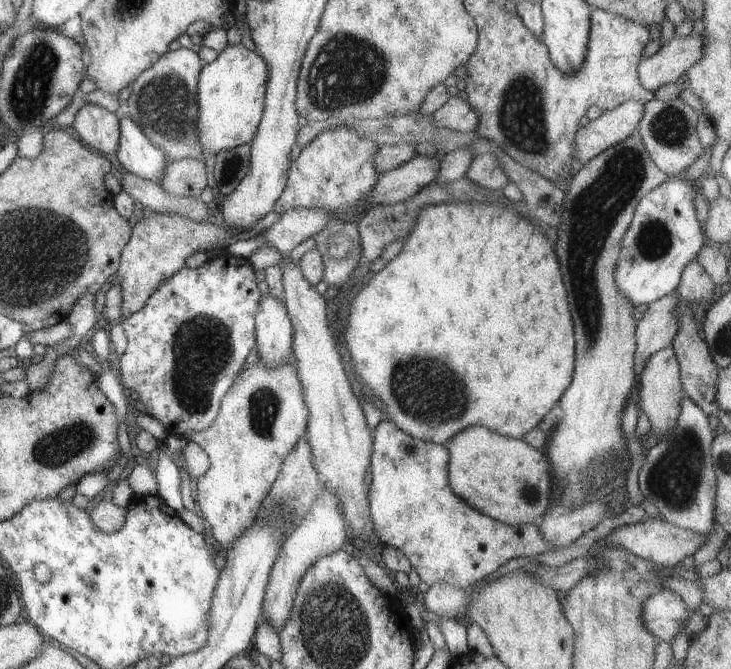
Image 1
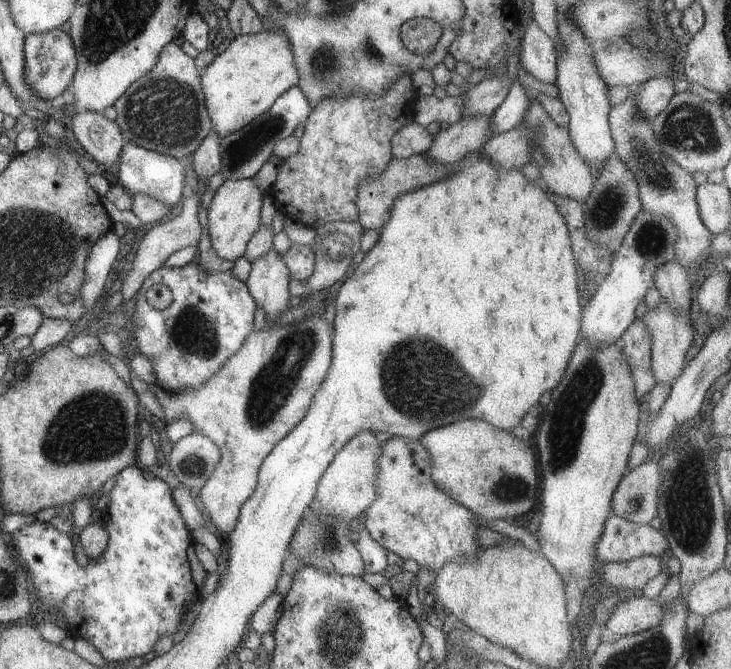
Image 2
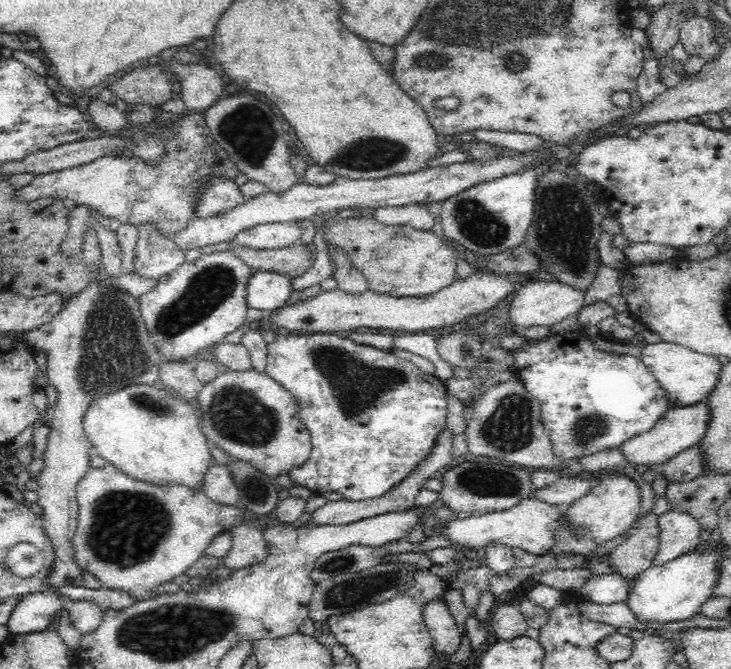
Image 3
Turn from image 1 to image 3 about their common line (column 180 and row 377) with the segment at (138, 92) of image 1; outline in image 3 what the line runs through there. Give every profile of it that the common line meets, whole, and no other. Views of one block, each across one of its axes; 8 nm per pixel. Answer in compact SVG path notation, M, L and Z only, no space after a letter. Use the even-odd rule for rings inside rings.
M96 274L96 278L83 291L76 293L70 300L65 301L63 309L52 316L50 322L42 324L34 331L26 330L20 332L20 339L26 342L36 351L42 351L48 355L47 377L48 383L55 386L57 398L53 413L52 425L48 436L48 444L45 448L44 469L41 471L38 483L38 502L44 510L41 516L42 526L47 537L50 539L54 551L56 551L56 562L47 578L47 587L59 588L67 585L83 586L81 569L75 563L75 553L70 538L76 530L76 518L78 518L78 503L76 488L78 480L88 472L88 454L92 451L92 443L85 435L82 427L82 414L90 406L90 402L98 396L110 394L114 390L132 386L132 384L153 385L159 380L158 370L162 358L151 340L144 321L140 318L138 301L130 294L114 289L106 283L100 283L105 279L104 274Z

